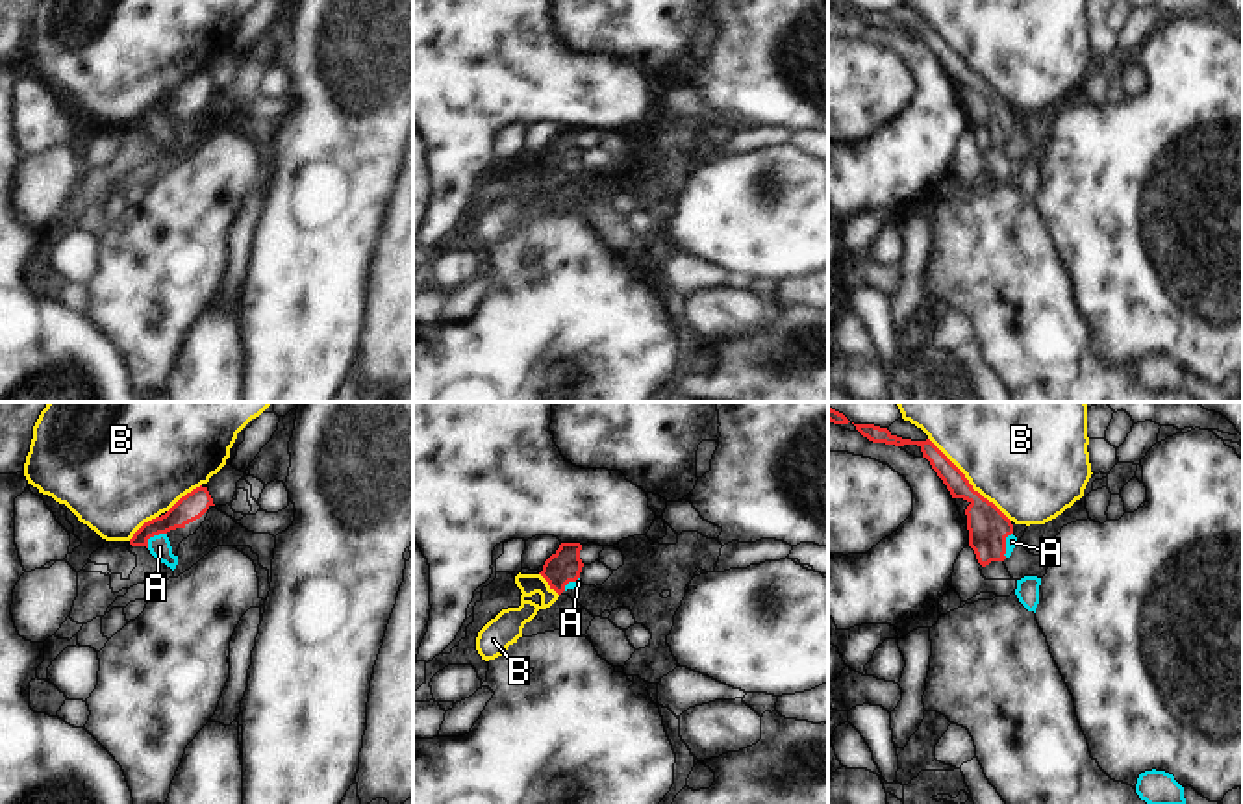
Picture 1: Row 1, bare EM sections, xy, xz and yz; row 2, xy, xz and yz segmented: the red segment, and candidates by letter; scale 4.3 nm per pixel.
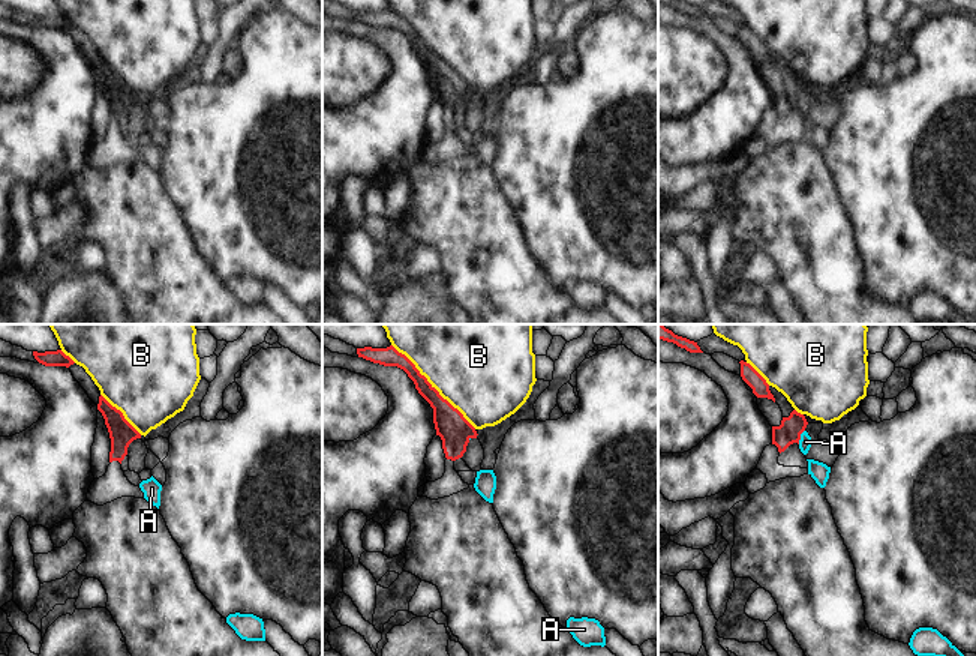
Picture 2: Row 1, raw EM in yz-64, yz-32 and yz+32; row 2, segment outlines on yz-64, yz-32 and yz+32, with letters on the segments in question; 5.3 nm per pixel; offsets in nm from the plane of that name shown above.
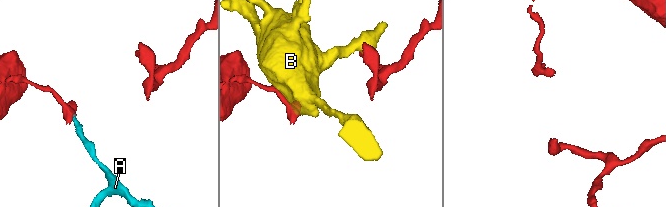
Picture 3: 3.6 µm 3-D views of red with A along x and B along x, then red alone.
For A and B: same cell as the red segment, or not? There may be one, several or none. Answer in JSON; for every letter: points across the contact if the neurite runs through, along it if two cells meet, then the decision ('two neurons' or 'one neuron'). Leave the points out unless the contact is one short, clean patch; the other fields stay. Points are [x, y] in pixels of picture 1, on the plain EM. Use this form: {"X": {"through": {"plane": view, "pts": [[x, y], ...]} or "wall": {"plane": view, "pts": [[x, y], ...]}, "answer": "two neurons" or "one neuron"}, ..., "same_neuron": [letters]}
{"A": {"through": {"plane": "xy", "pts": [[191, 91], [167, 106], [152, 121], [160, 132]]}, "answer": "one neuron"}, "B": {"answer": "two neurons"}, "same_neuron": ["A"]}

